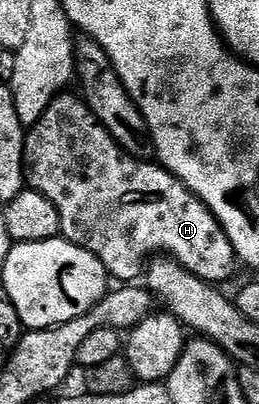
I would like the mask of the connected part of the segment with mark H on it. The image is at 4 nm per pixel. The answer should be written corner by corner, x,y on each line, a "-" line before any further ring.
72,94
59,95
50,105
50,109
45,113
43,119
27,128
24,137
24,173
27,186
33,191
42,192
50,201
54,201
54,209
58,209
63,238
69,239
74,245
78,245
88,252
94,253
102,261
104,270
118,283
133,282
135,280
133,279
134,275
143,276
146,271
146,262
150,258
157,255
169,255
178,260
184,268
194,272
200,279
207,279
213,285
224,285
224,282
235,273
236,267
238,268
238,256
234,245
224,231
224,227
213,217
212,210
190,188
184,186
184,182
177,179
167,167
156,161
135,159
130,153
123,151
118,145
118,141
108,132
108,128
100,124
98,117
93,115
87,102
79,94
77,94
78,96

